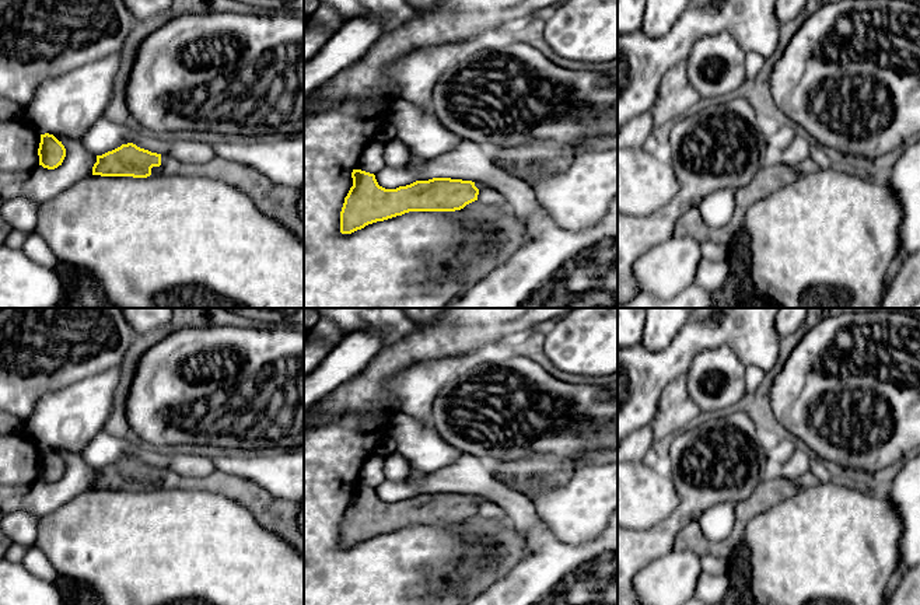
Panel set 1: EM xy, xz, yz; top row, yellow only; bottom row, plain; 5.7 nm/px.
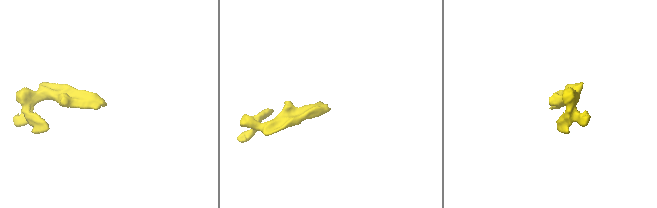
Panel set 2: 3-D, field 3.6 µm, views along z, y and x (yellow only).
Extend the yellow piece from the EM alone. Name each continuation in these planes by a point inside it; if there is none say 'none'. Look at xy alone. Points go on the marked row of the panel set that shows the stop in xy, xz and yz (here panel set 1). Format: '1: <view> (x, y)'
1: xy (279, 202)

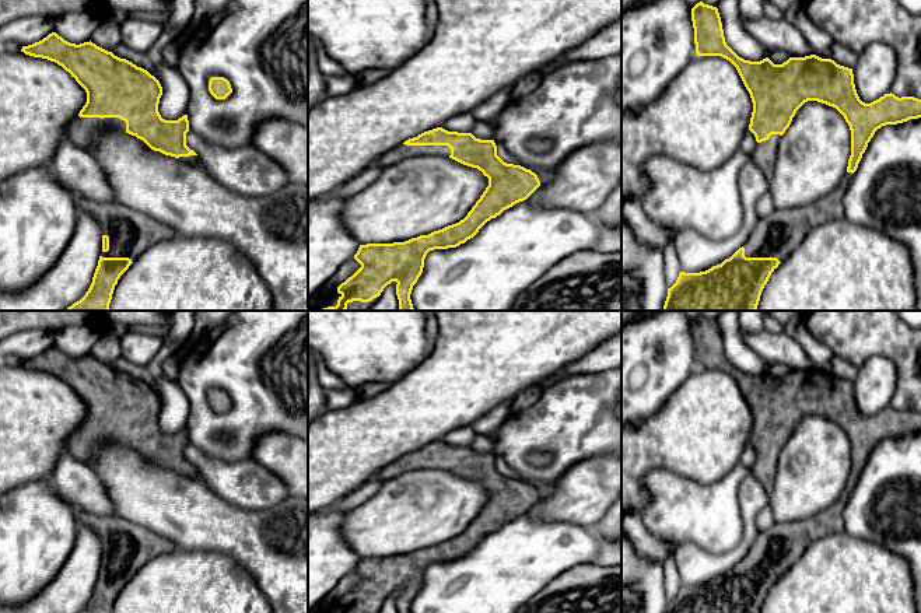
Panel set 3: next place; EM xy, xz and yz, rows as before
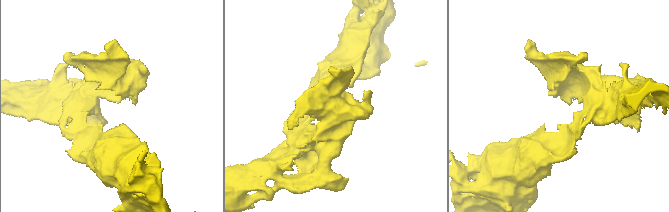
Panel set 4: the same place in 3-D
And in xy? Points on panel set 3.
1: xy (81, 132)
2: xy (130, 233)

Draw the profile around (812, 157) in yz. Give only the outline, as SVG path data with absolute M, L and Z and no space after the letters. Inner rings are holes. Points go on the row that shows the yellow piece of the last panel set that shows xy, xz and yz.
M805 102L778 143L768 192L775 210L803 207L829 195L847 172L851 130L833 106Z

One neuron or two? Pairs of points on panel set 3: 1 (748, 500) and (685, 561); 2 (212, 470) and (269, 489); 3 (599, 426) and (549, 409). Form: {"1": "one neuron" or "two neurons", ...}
{"1": "one neuron", "2": "one neuron", "3": "one neuron"}

